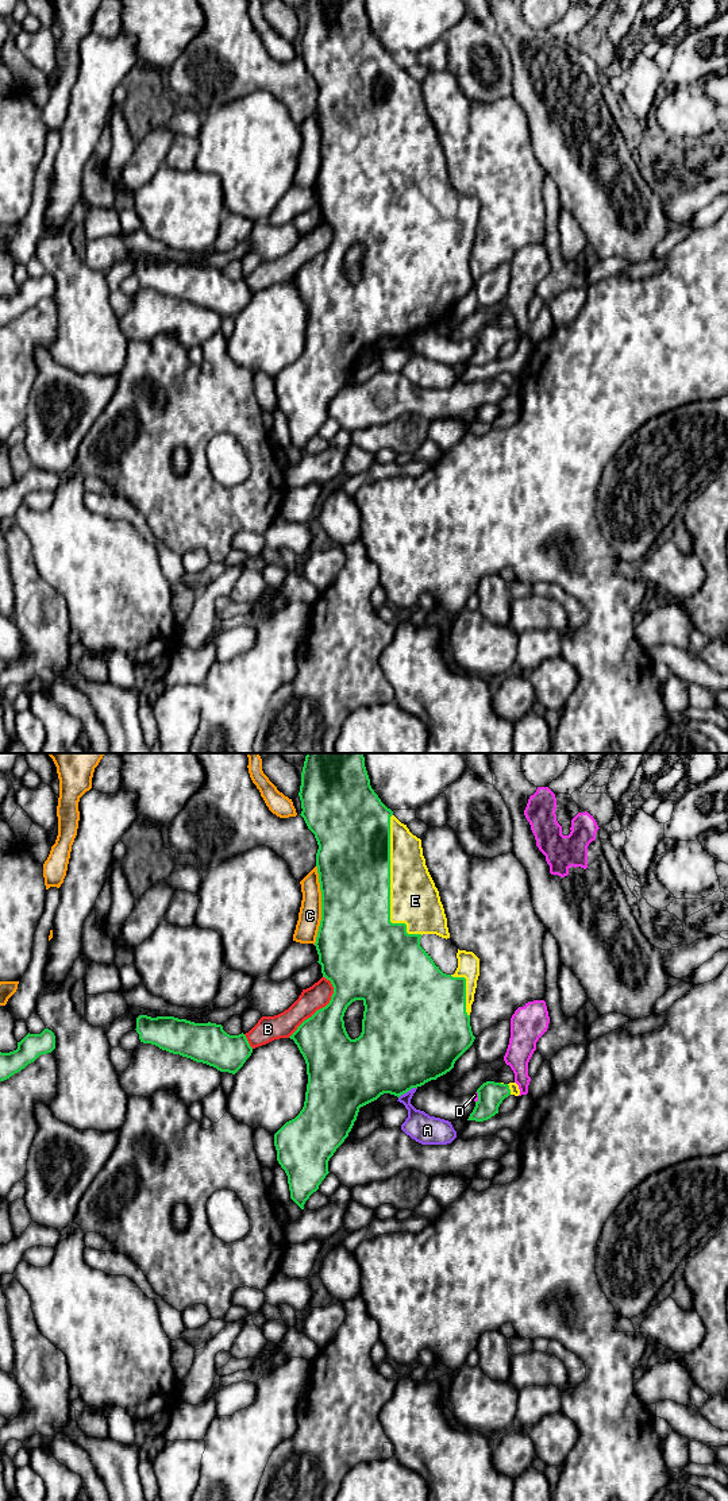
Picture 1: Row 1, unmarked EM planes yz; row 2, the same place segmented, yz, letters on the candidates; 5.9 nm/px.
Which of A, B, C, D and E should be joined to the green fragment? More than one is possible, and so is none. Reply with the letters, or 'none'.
E

